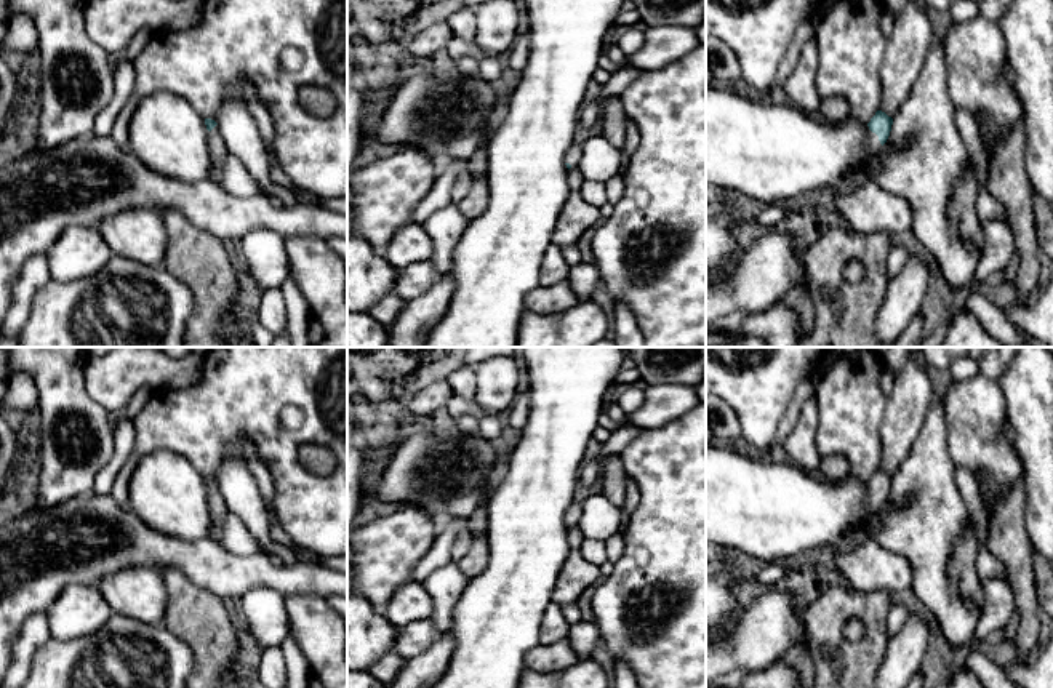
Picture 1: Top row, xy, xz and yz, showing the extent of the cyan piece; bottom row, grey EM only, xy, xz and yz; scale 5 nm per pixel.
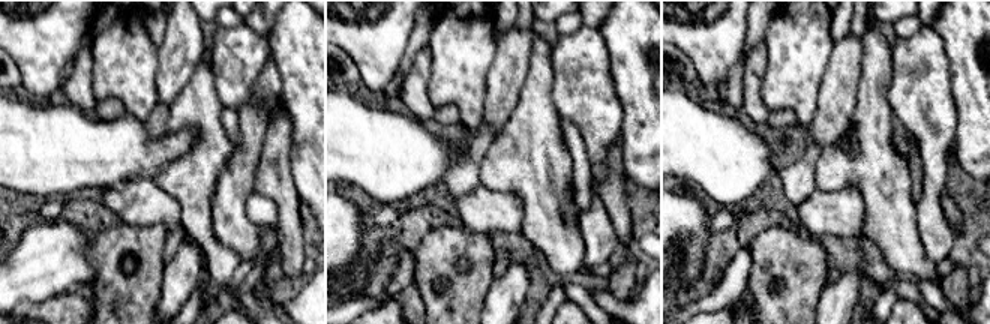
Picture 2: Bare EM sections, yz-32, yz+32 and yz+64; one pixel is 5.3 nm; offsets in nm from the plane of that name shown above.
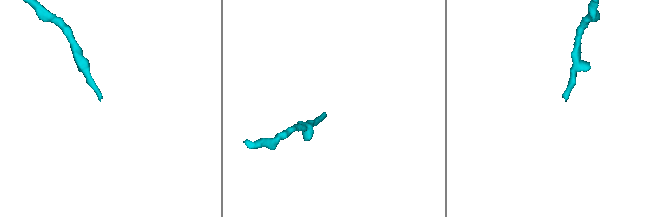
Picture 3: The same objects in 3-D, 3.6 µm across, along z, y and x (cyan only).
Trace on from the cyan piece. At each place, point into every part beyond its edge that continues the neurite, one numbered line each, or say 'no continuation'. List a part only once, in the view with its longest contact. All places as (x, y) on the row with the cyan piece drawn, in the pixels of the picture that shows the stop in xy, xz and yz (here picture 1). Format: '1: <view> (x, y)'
1: yz (872, 143)

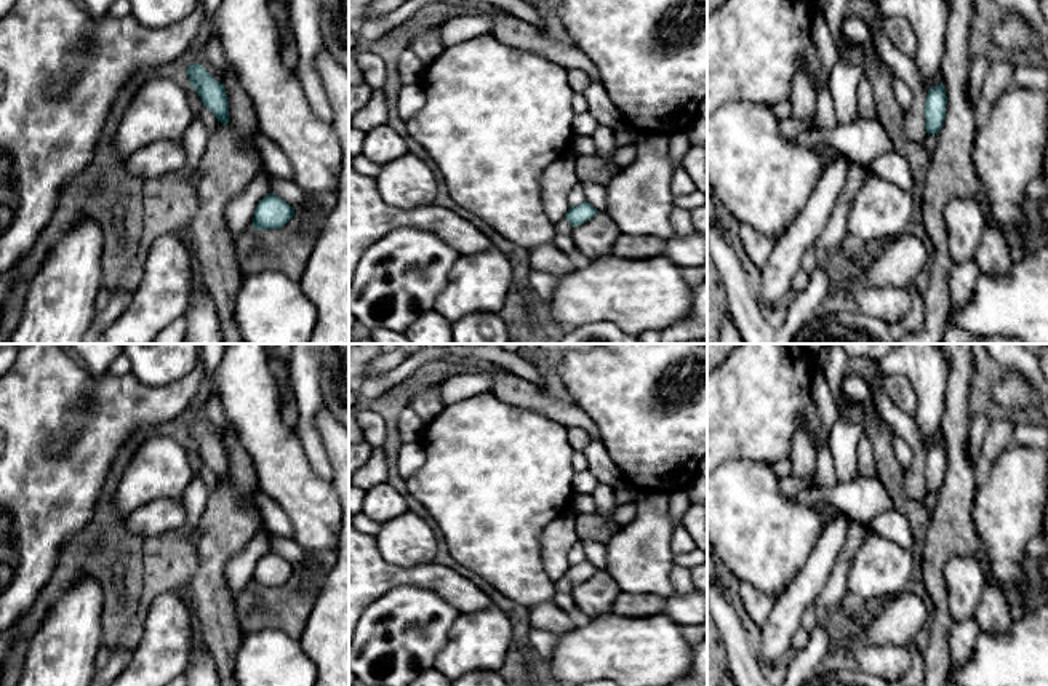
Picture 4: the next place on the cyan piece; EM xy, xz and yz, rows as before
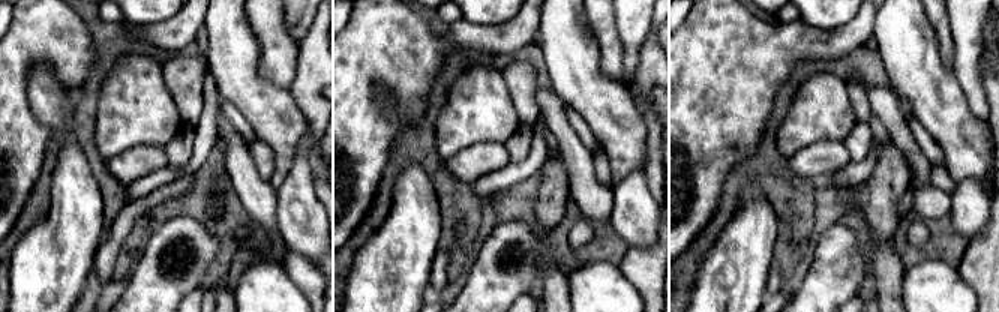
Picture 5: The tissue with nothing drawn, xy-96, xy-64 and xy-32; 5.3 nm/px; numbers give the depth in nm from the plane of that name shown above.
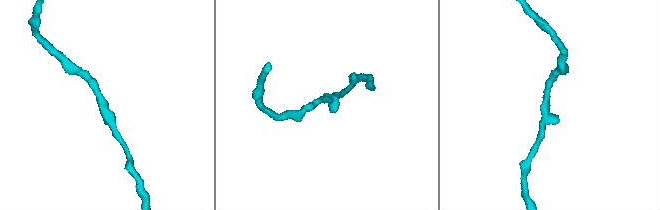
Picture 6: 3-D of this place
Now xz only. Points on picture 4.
no continuation

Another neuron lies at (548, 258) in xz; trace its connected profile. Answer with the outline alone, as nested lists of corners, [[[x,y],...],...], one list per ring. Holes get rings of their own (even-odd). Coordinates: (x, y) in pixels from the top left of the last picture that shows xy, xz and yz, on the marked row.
[[[554,241],[531,246],[526,251],[533,270],[563,277],[576,269],[568,254]]]

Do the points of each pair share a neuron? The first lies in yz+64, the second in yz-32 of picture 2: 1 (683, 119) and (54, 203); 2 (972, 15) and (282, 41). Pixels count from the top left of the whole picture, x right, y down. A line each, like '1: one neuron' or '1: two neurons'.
1: two neurons
2: one neuron

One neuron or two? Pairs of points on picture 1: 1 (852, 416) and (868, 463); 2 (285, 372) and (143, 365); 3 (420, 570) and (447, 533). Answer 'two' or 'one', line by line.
1: one
2: two
3: one

